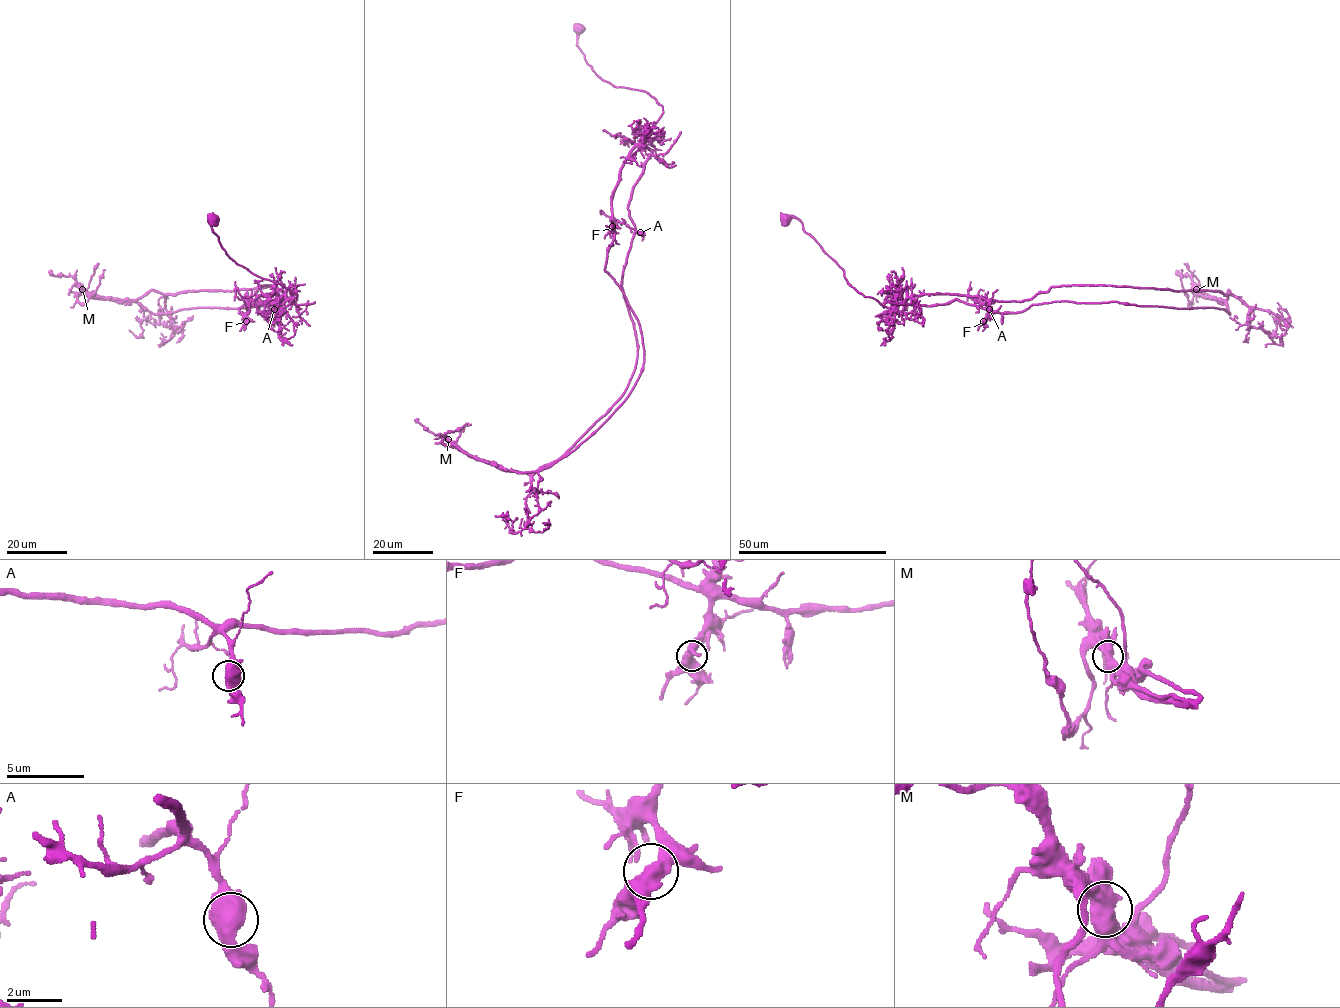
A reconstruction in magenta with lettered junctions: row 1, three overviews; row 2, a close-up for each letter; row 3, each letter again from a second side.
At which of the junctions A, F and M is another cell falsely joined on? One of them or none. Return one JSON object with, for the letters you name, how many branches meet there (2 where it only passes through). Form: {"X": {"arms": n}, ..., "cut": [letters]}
{"M": {"arms": 2}, "cut": ["M"]}

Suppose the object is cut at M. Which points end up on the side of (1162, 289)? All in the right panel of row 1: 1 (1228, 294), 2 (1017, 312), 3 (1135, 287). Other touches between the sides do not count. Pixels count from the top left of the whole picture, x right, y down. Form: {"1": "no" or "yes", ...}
{"1": "yes", "2": "no", "3": "yes"}

